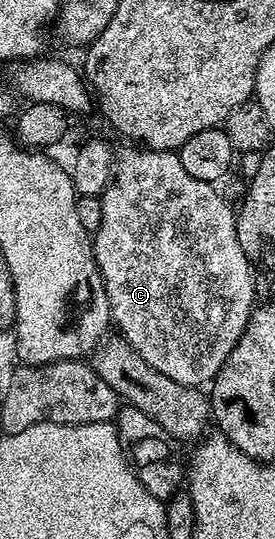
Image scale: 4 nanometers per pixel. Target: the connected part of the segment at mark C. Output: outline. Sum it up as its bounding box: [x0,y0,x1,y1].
[93,150,257,388]

